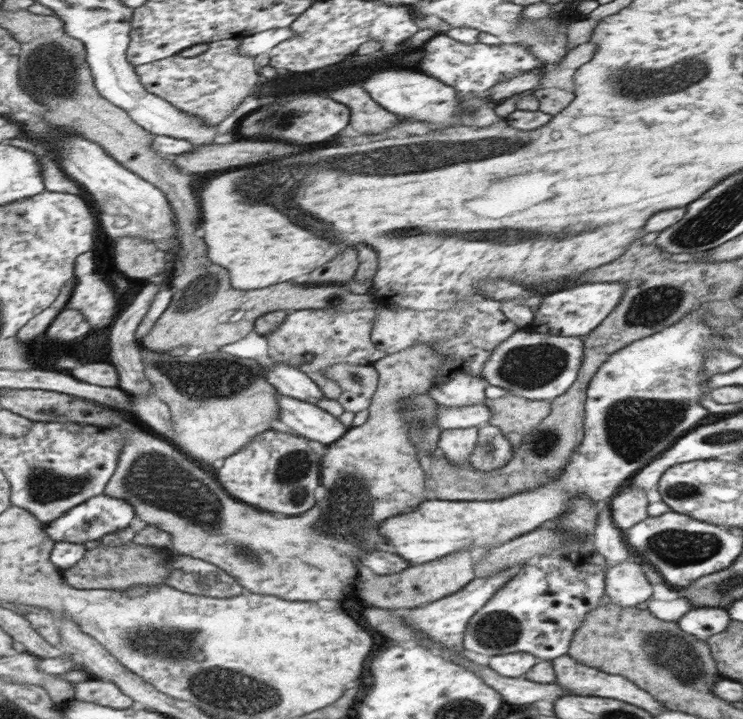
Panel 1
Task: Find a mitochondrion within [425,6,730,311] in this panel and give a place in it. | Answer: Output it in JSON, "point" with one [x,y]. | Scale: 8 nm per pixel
{"point":[634,82]}

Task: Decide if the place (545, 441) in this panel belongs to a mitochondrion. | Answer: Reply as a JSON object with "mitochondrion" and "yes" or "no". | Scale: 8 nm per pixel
{"mitochondrion":"yes"}

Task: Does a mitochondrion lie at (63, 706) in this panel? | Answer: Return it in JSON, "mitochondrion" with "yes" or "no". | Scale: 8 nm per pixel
{"mitochondrion":"no"}

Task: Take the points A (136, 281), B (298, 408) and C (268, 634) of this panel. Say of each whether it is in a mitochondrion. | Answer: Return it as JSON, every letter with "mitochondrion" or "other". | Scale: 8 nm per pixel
{"A":"other","B":"other","C":"other"}

